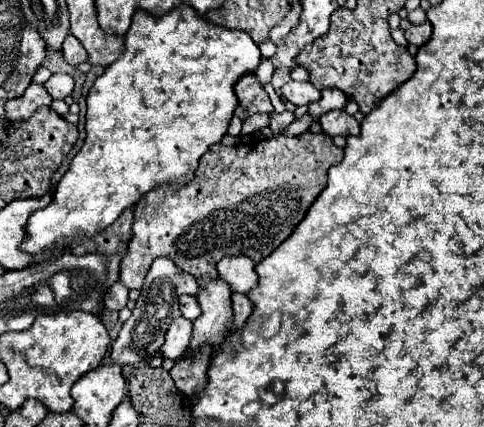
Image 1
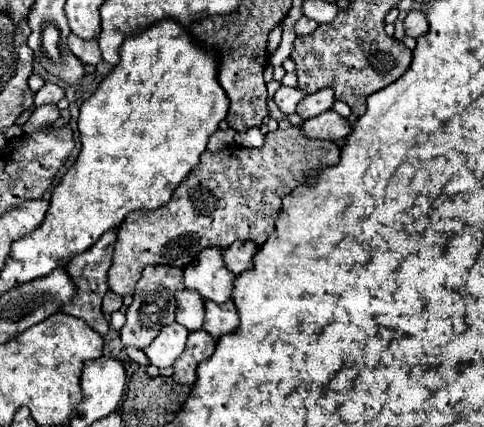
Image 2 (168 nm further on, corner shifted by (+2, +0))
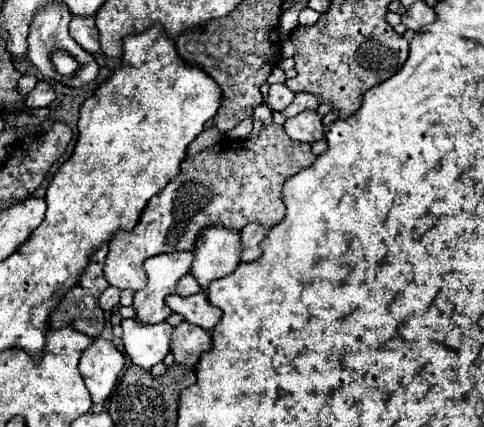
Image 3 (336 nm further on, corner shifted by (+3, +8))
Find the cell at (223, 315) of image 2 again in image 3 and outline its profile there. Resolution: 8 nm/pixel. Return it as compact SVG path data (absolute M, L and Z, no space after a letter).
M170 294L166 298L166 304L172 308L172 312L182 314L186 322L198 324L204 330L212 330L222 318L222 312L210 304L206 294L192 294L184 298L178 294Z

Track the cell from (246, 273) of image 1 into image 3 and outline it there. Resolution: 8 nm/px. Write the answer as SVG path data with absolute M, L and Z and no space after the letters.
M248 224L242 232L240 232L240 242L242 242L242 252L240 252L240 260L242 262L252 262L258 260L262 250L260 250L260 242L266 236L266 230L260 228L260 224Z

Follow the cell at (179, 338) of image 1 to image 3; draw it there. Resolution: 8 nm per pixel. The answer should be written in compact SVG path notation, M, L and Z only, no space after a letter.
M132 318L120 322L124 328L124 348L132 358L132 364L138 364L144 370L150 370L154 364L162 362L170 352L170 340L174 326L168 322L158 324L136 324Z

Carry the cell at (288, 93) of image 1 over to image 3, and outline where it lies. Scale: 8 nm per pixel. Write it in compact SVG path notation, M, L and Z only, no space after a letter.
M272 84L270 86L270 92L268 92L268 108L274 110L274 112L282 112L292 100L294 100L294 92L286 86L286 84Z

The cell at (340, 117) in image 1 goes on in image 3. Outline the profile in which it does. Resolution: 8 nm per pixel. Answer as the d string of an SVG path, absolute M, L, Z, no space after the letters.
M308 110L294 118L288 118L284 124L284 130L292 140L298 140L298 142L312 144L312 142L324 138L322 116L316 110Z

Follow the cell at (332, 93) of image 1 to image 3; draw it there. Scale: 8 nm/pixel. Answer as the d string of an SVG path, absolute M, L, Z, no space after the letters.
M298 92L296 96L294 96L294 100L292 100L292 104L282 112L286 118L292 118L292 116L296 116L296 114L300 114L300 112L304 112L304 110L316 110L320 106L320 100L316 100L316 96L312 96L312 94L304 94L304 92Z

